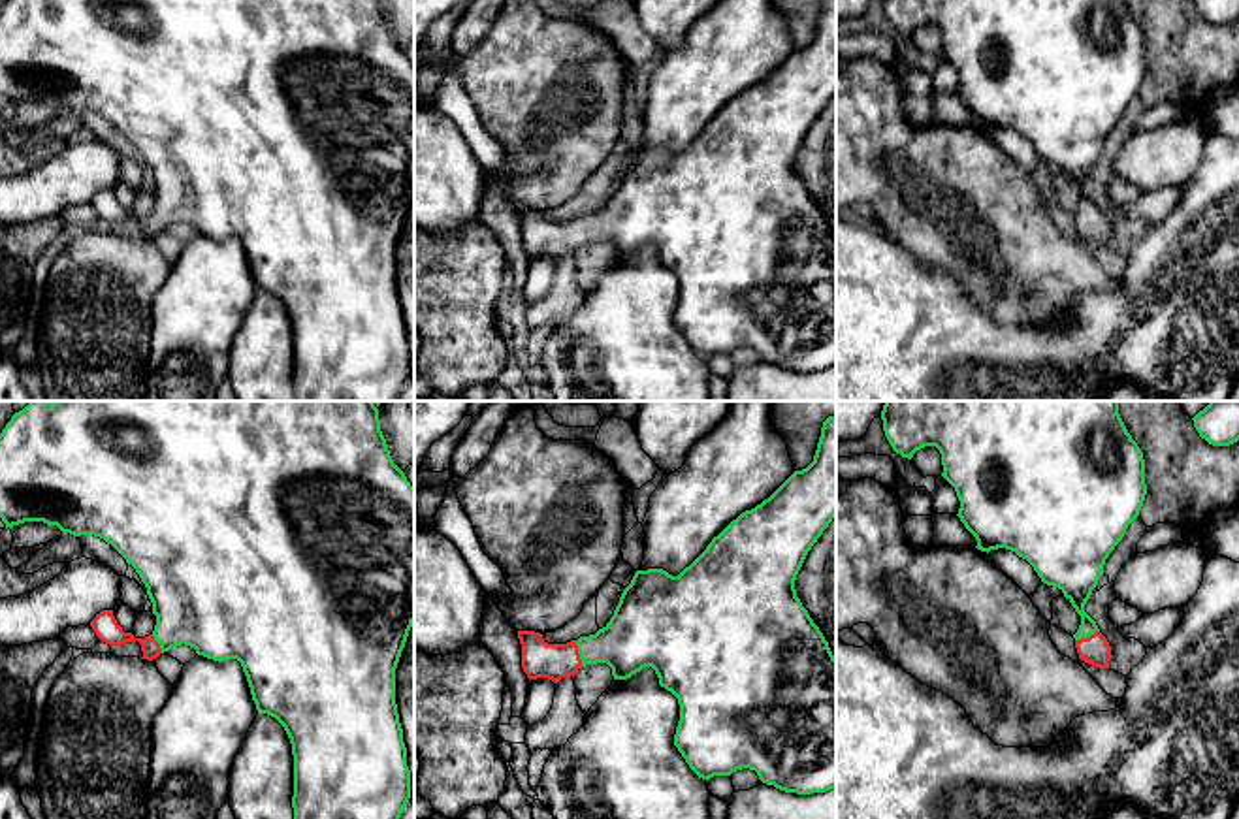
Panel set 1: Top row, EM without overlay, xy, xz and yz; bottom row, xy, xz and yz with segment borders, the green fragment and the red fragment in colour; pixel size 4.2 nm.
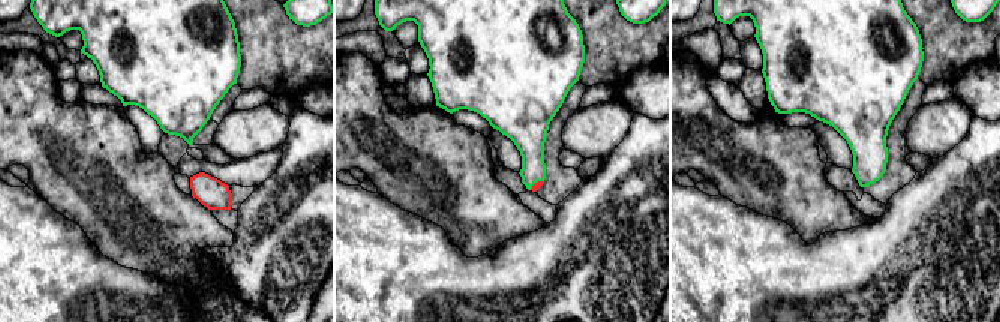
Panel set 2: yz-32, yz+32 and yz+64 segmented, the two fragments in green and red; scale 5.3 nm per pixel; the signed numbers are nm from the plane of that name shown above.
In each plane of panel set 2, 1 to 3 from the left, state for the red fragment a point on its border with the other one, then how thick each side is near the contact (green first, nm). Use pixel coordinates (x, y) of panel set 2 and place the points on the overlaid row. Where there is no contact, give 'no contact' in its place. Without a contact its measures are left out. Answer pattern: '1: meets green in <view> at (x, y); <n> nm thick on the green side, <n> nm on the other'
1: no contact
2: meets green in yz+32 at (535, 181); 170 nm thick on the green side, 40 nm on the other
3: no contact

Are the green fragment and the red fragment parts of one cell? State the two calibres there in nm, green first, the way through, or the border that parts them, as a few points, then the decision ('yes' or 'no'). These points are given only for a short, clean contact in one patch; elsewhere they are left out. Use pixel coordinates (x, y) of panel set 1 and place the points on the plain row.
260/160 nm | across xz (635, 215), (626, 223), (579, 230), (565, 238), (539, 238) | yes

